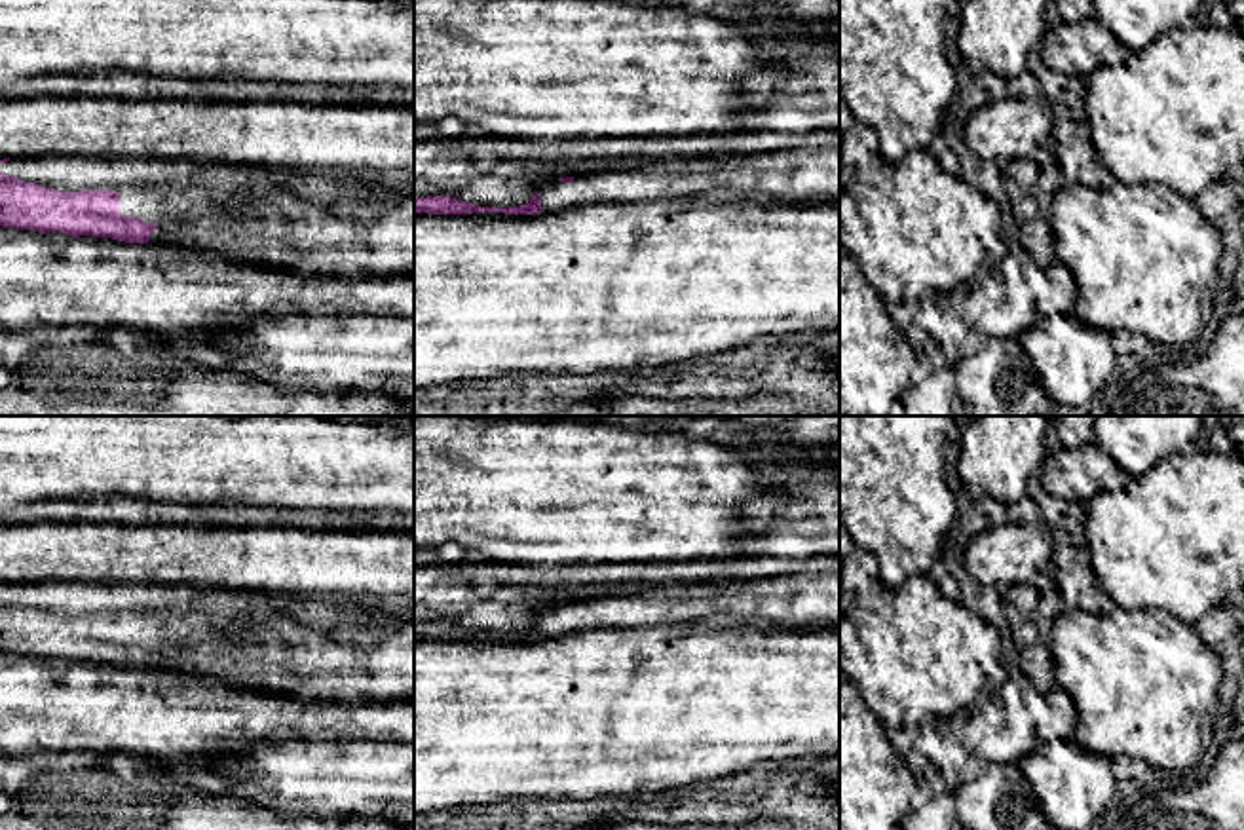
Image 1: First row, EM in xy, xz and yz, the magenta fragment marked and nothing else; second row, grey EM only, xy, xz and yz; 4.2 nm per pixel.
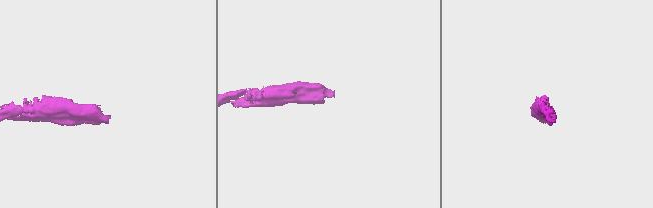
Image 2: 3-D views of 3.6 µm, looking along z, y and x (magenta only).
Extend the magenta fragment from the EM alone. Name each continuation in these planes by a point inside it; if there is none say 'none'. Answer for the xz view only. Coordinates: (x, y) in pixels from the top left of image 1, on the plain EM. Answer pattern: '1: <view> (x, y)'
1: xz (811, 597)

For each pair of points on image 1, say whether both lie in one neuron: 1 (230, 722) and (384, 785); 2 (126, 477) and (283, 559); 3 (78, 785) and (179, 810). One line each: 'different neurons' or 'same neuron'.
1: different neurons
2: different neurons
3: same neuron

